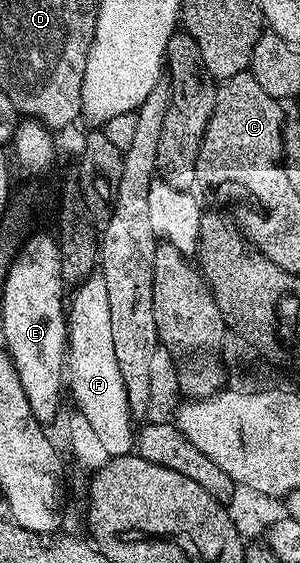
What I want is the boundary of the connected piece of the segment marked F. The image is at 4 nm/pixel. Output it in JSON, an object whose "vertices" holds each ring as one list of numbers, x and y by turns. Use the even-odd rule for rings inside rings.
{"vertices":[[91,275,74,289,72,301,66,305,68,322,68,344,66,346,66,385,72,388,75,408,86,415,86,423,94,430,96,438,102,443,106,455,127,457,134,449,134,418,128,406,126,387,122,383,122,371,118,371,118,359,114,356,114,342,110,331,110,299,106,299,106,283,99,275]]}

